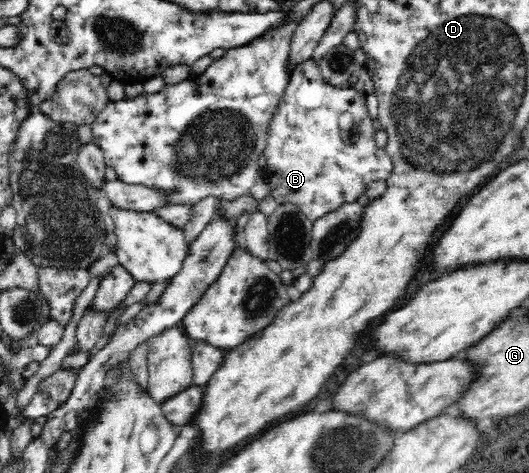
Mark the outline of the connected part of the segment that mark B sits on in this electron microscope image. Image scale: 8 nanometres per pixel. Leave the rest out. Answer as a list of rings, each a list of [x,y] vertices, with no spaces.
[[[307,59],[294,68],[268,126],[263,152],[266,158],[263,175],[270,186],[270,195],[278,204],[296,204],[309,220],[314,221],[343,203],[357,201],[370,183],[387,180],[391,176],[393,161],[375,143],[373,136],[376,130],[367,112],[365,98],[366,94],[354,86],[333,87],[325,82],[313,59]]]

